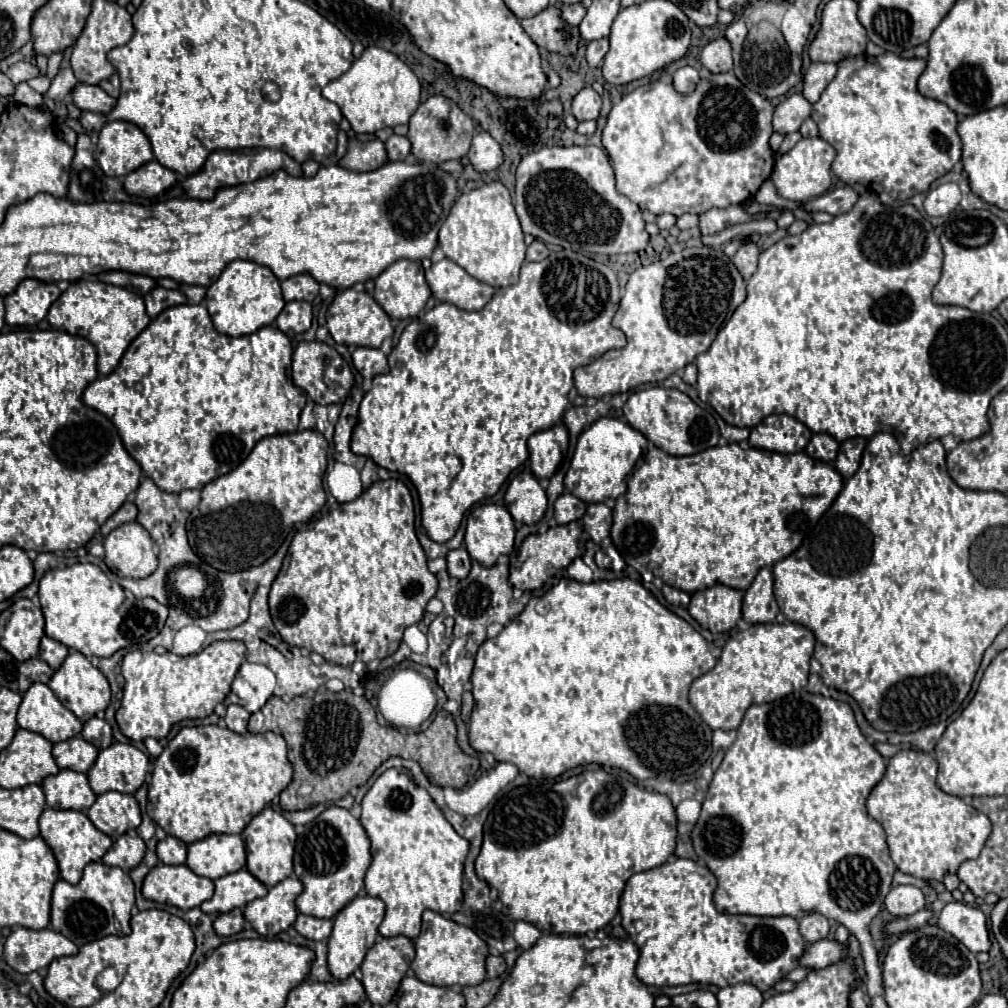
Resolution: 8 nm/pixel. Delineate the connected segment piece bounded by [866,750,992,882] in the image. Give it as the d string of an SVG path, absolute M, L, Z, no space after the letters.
M900 750L898 754L894 754L888 760L886 774L872 788L872 792L866 800L866 808L868 808L868 814L876 822L882 824L882 828L886 832L886 842L890 848L890 858L894 860L894 864L900 872L912 874L922 880L940 880L942 882L946 872L956 872L964 860L972 860L980 854L980 850L984 848L984 844L992 832L992 824L986 814L972 808L964 798L942 792L936 786L936 770L938 770L938 762L930 754L920 752L920 750Z

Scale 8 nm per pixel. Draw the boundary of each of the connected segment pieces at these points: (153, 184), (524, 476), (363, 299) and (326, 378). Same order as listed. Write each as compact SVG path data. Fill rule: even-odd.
M156 160L144 164L142 168L130 172L124 178L126 194L142 198L156 198L174 184L176 184L176 174L170 168L158 164Z
M532 472L516 474L508 488L510 488L510 494L506 490L504 506L516 522L532 526L538 520L542 520L548 500L546 500L546 492L542 490L542 486L538 484Z
M342 290L330 304L328 312L326 312L326 328L332 334L332 338L338 344L344 346L368 346L368 348L380 348L382 340L392 336L392 322L388 318L388 314L378 306L378 302L366 294L364 290Z
M298 342L292 354L292 382L306 390L306 394L316 404L336 404L344 402L350 394L350 388L354 384L354 376L350 372L350 366L342 360L342 356L330 348L324 342Z

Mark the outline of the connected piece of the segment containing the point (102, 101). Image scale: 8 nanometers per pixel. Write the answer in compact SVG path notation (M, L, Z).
M78 84L72 90L72 100L80 110L90 110L98 114L108 114L116 106L116 100L108 96L100 86L88 86L88 84Z

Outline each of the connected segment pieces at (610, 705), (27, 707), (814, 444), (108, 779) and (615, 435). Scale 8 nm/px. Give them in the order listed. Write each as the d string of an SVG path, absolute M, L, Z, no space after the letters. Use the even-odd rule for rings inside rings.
M562 578L546 594L530 598L526 608L518 618L512 618L496 638L488 638L480 644L474 670L472 670L472 696L474 710L470 716L470 746L478 752L490 752L498 762L510 762L518 766L530 778L558 778L570 768L580 764L602 764L610 768L620 768L632 774L636 780L646 778L668 778L676 780L680 776L694 774L712 754L712 730L702 722L700 714L688 702L690 684L706 674L716 664L716 658L708 650L708 642L682 618L666 610L640 582L630 578L620 580L598 580L598 582L576 582L572 578Z
M32 684L18 708L18 726L42 734L50 742L80 736L82 722L68 710L46 684Z
M814 434L810 440L810 448L814 448L812 456L822 462L832 462L838 454L838 442L830 434Z
M112 744L100 750L96 762L88 770L90 786L96 794L116 790L134 794L146 778L148 756L132 744Z
M608 416L598 418L580 434L576 452L564 478L564 486L570 494L588 504L604 502L606 498L616 500L620 494L626 492L626 478L634 470L638 458L646 452L646 448L648 440L638 430L630 428L630 424Z

